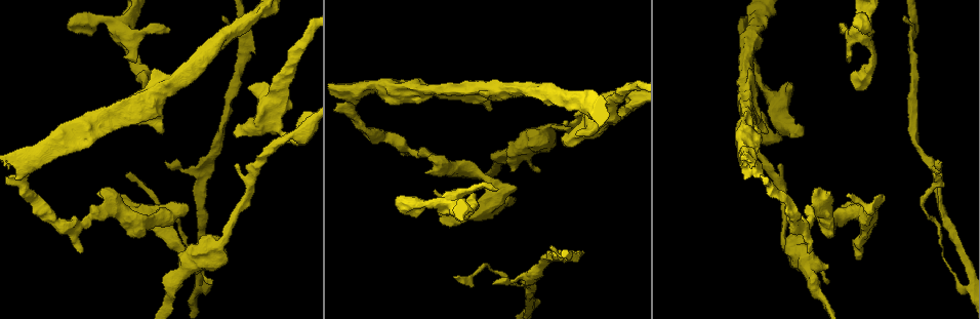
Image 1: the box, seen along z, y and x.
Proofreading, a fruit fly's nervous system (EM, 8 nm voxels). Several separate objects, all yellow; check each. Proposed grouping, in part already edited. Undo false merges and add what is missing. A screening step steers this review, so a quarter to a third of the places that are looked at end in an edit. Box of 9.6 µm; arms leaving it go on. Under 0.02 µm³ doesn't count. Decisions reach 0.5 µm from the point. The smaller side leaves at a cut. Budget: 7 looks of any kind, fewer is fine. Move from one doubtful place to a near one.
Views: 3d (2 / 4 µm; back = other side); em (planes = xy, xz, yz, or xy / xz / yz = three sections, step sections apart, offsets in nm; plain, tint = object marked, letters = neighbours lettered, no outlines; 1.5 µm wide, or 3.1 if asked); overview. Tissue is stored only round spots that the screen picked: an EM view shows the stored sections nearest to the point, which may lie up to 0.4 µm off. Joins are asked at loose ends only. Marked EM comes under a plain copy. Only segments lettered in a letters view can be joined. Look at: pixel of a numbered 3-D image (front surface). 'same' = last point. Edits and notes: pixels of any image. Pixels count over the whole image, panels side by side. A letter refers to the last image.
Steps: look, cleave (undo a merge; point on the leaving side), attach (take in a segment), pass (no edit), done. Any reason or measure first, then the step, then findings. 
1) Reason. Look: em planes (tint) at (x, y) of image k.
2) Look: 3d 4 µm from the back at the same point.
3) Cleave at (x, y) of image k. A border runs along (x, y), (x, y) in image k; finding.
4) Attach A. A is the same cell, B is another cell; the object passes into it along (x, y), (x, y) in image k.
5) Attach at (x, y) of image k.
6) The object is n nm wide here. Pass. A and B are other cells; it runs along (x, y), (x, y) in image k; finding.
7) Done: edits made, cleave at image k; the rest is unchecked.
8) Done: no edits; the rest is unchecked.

Branch stops here. Look: em planes (letters) at (848, 59) of image 1.

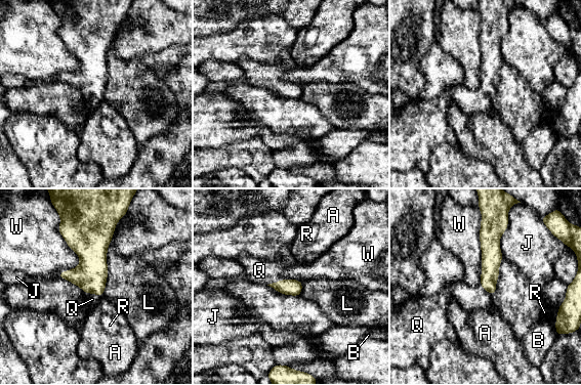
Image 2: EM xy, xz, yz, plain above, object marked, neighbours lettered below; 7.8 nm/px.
The object is 130 nm wide here; the longest contact is with W, 550 nm. Attach Q. Q is the same cell, A, B, J, L, R and W are other cells; it goes on there.

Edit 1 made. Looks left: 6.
Look: em xz step 8 (letters) at (902, 18) of image 1.

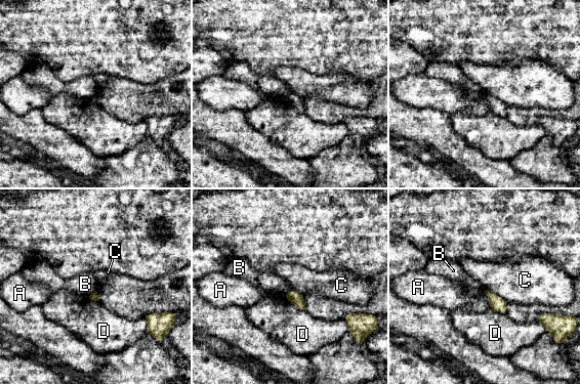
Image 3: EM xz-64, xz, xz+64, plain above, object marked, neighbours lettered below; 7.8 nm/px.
Pass. A, B, C and D are other cells; a border runs along (95, 290), (88, 296) in image 3; no lettered segment goes on from it.

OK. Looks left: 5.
Look: 3d 2 µm from the back at (237, 137) of image 1.

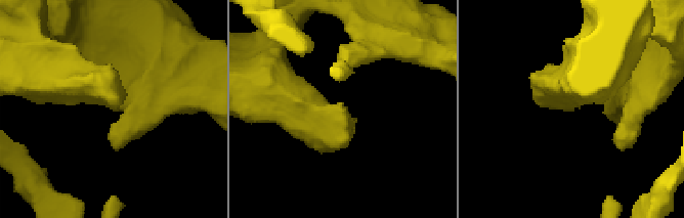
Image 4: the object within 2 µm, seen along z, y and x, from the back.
Look: em planes (letters) at (542, 105) of image 4.

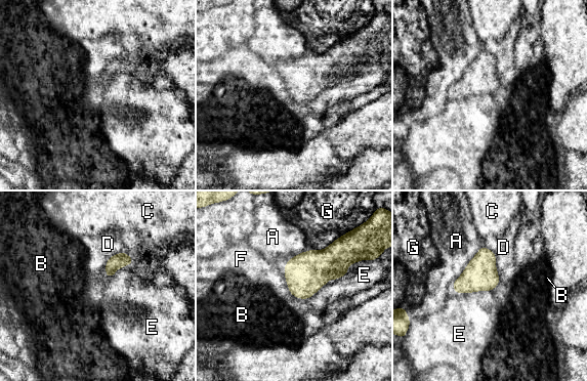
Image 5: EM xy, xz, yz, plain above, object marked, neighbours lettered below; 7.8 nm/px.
Pass. A, B, C, D, E, F and G are other cells; no lettered segment goes on from it.

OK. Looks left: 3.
Done: edits made, attach at image 2; the rest is unchecked.

